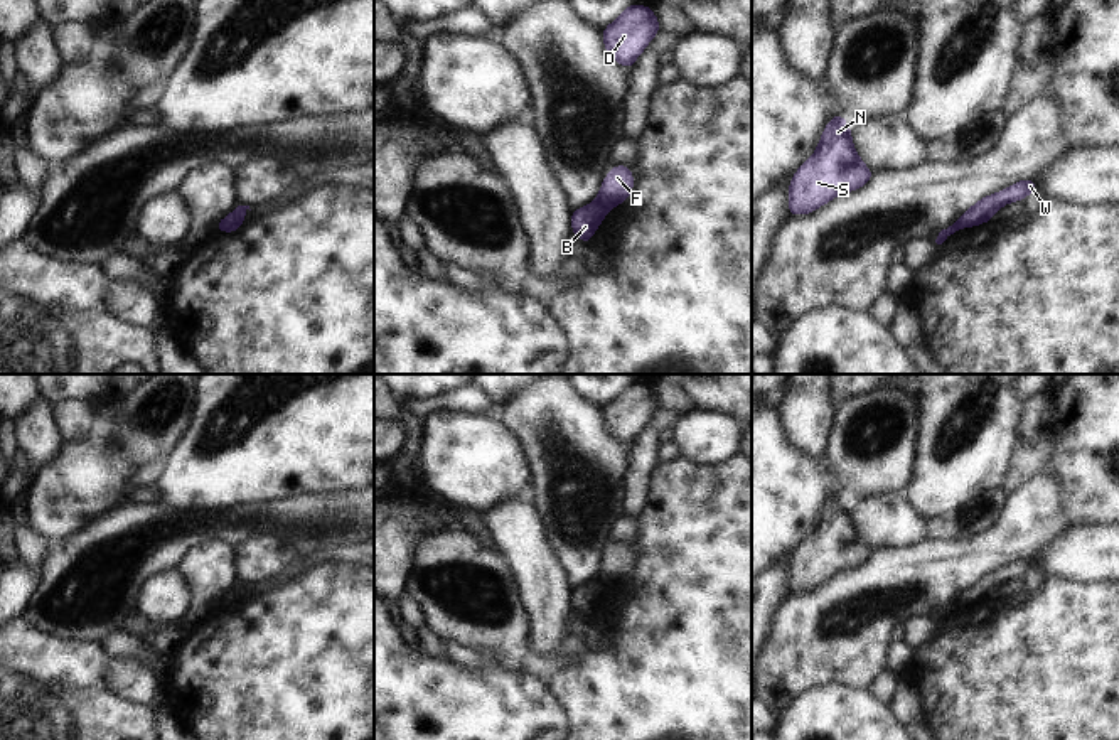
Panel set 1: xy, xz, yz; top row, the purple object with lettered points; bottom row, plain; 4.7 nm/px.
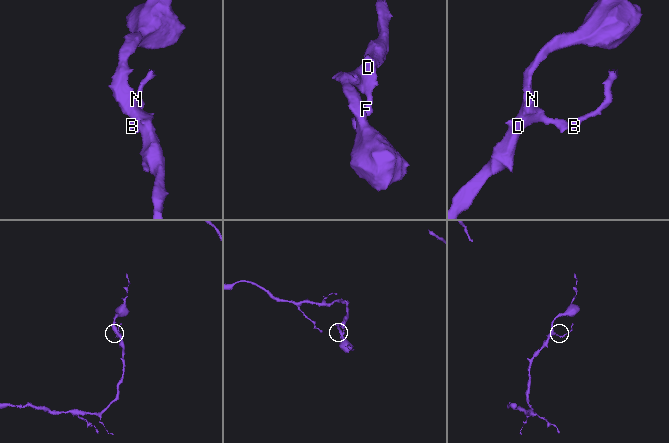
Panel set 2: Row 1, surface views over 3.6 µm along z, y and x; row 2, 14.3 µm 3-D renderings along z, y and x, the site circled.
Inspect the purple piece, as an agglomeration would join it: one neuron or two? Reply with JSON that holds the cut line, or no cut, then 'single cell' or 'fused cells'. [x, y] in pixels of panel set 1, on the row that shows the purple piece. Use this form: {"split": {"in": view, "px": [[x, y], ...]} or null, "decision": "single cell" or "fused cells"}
{"split": {"in": "xz", "px": [[595, 201], [607, 209]]}, "decision": "fused cells"}

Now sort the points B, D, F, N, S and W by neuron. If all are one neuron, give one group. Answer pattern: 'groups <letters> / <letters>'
groups B W / D F N S

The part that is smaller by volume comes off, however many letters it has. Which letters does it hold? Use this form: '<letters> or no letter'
B, W

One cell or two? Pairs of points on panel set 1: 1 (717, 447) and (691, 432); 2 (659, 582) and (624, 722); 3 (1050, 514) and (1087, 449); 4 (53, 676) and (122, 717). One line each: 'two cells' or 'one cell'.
1: one cell
2: one cell
3: two cells
4: one cell

